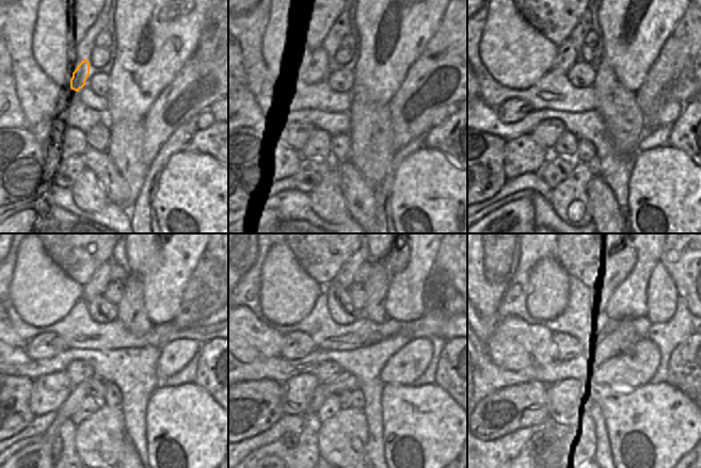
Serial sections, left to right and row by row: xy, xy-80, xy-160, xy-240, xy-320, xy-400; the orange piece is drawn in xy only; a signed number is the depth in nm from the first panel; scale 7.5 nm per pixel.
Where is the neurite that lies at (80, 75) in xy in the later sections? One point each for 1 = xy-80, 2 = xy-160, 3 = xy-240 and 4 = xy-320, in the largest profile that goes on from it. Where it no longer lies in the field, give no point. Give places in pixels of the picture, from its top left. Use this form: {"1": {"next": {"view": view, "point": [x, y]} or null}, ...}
{"1": {"next": {"view": "xy-80", "point": [319, 70]}}, "2": {"next": {"view": "xy-160", "point": [567, 54]}}, "3": {"next": {"view": "xy-240", "point": [96, 286]}}, "4": {"next": {"view": "xy-320", "point": [346, 274]}}}

